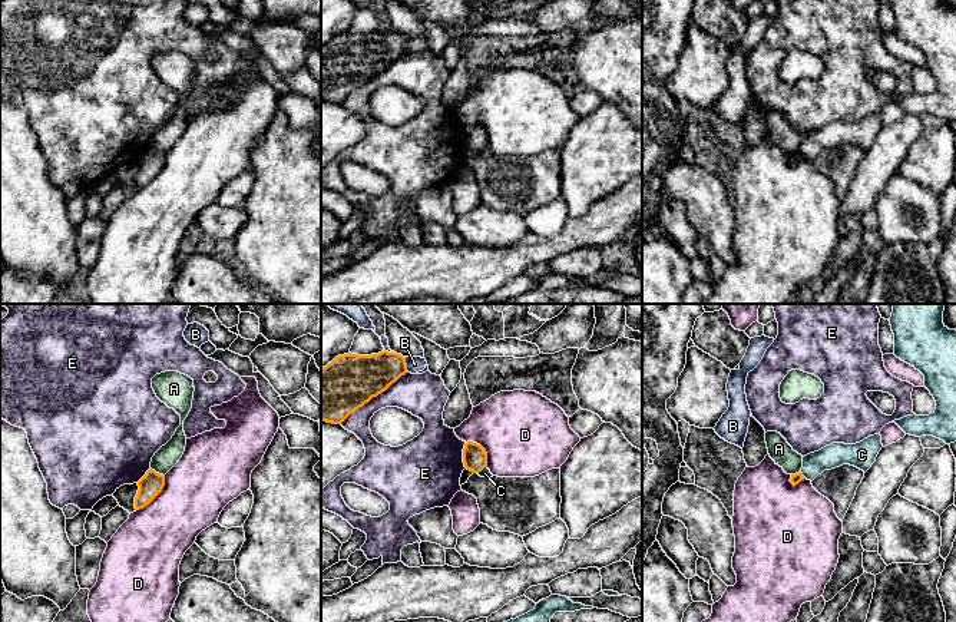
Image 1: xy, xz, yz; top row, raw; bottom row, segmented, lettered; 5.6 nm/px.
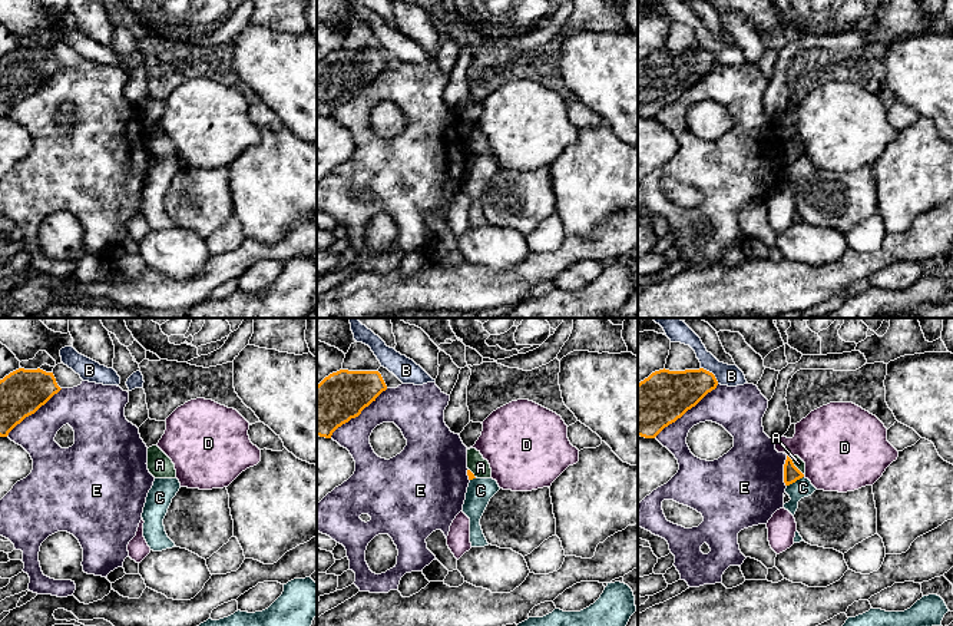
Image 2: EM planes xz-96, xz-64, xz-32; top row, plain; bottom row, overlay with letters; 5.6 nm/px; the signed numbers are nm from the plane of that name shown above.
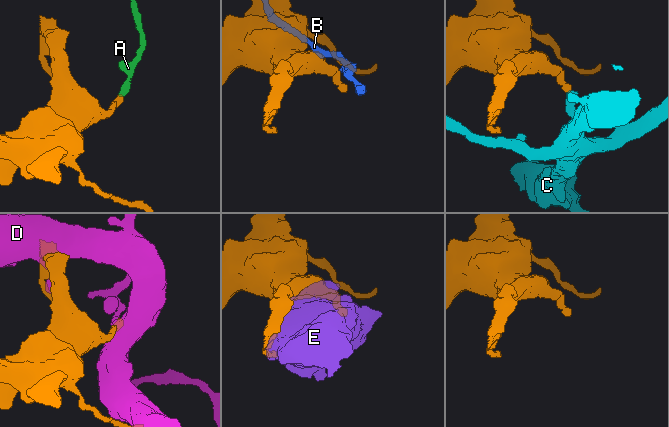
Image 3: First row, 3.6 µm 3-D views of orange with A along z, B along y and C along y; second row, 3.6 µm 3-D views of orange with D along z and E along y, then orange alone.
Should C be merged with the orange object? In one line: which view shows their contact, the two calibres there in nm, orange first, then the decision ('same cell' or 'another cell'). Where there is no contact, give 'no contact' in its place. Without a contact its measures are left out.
yz | 60/140 nm | another cell

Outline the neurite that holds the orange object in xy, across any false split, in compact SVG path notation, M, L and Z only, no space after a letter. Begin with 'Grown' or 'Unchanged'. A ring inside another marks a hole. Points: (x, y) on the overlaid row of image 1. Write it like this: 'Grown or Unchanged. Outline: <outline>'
Unchanged. Outline: M149 469L146 474L138 482L139 490L135 497L135 509L148 506L163 489L165 476Z

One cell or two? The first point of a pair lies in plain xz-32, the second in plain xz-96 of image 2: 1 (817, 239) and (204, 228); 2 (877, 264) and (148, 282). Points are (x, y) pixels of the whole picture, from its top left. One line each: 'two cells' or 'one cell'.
1: two cells
2: one cell

